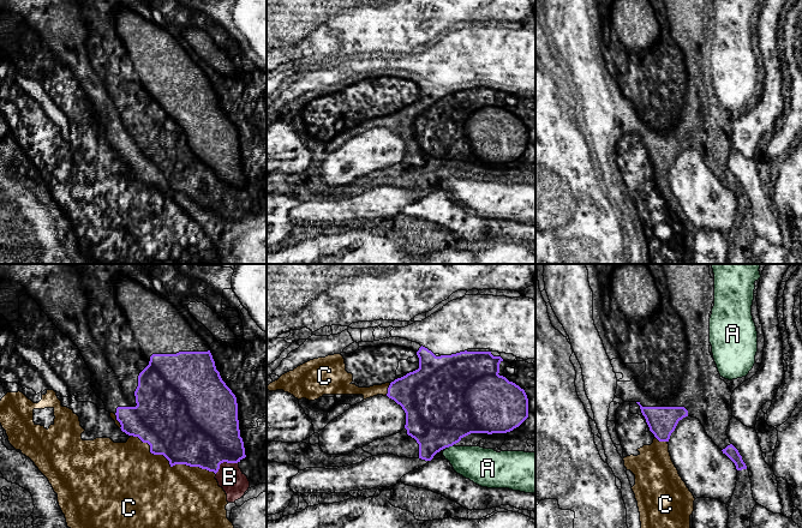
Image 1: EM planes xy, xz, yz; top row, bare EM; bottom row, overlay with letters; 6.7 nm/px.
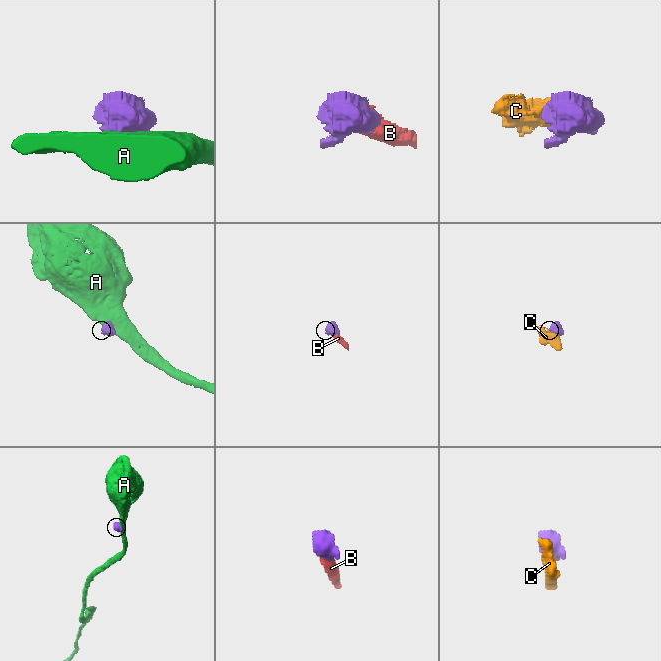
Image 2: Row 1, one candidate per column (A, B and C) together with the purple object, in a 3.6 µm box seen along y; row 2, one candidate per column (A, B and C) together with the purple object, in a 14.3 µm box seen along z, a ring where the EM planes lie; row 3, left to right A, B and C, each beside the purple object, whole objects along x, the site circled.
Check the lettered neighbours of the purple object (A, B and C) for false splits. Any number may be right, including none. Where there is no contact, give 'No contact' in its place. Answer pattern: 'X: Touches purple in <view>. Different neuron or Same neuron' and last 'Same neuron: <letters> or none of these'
A: Touches purple in xz. Different neuron
B: Touches purple in xy. Same neuron
C: Touches purple in xy. Different neuron
Same neuron: B

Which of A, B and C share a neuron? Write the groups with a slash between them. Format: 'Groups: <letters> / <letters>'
Groups: A / B / C

